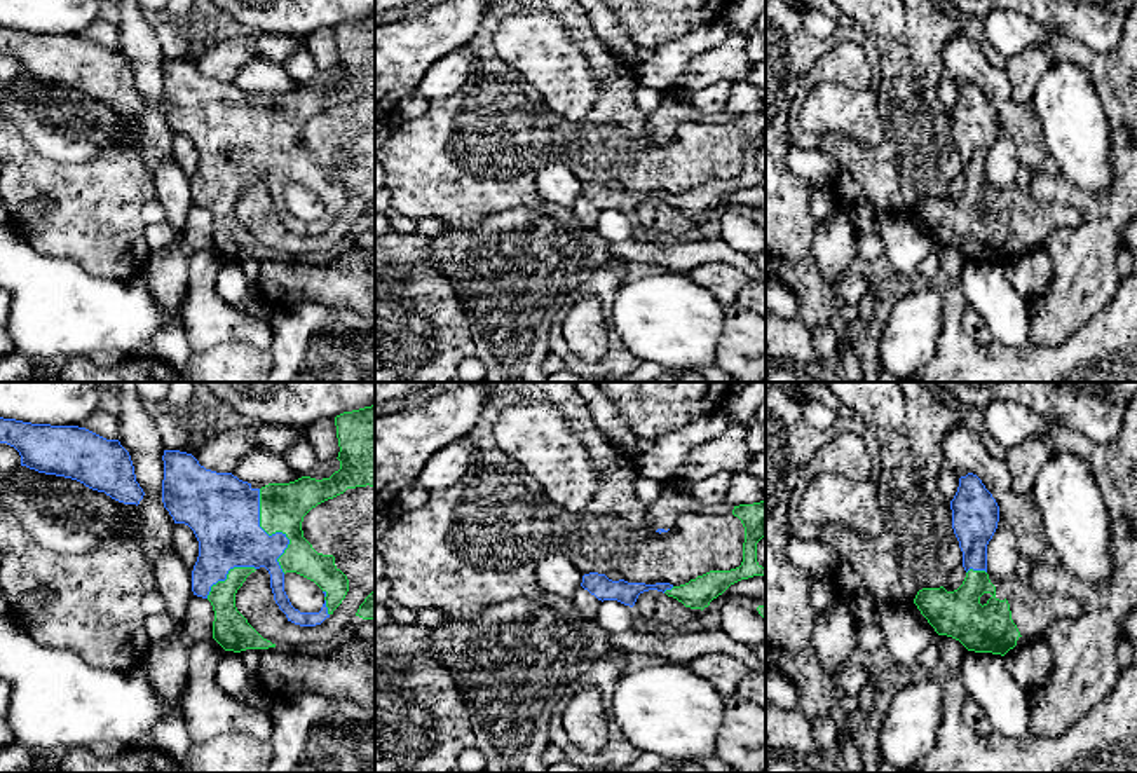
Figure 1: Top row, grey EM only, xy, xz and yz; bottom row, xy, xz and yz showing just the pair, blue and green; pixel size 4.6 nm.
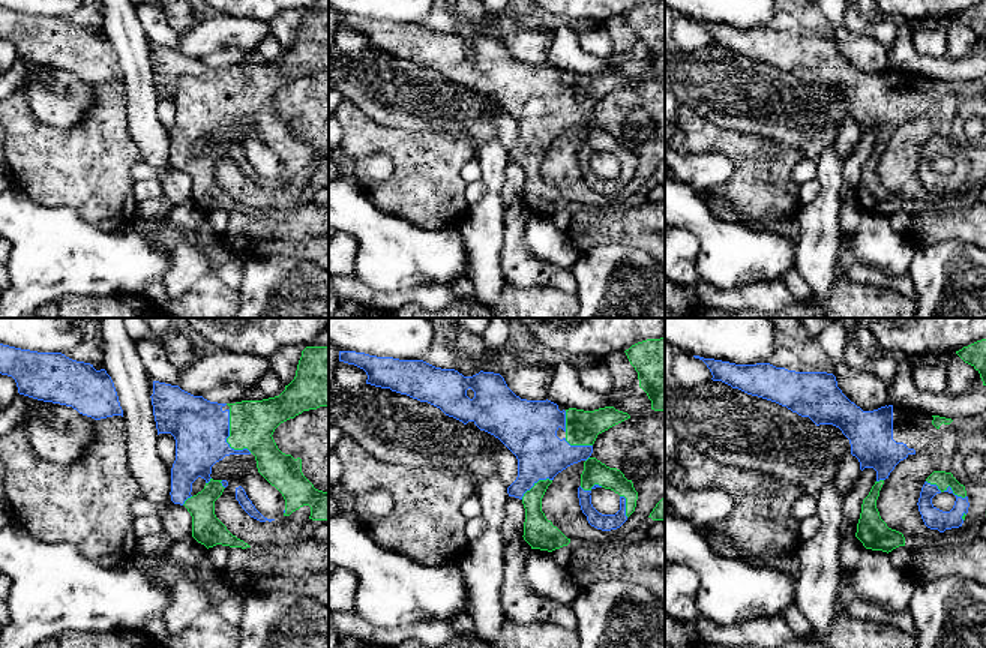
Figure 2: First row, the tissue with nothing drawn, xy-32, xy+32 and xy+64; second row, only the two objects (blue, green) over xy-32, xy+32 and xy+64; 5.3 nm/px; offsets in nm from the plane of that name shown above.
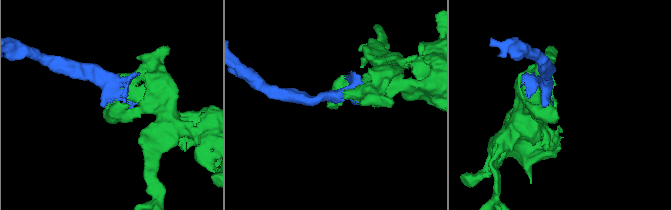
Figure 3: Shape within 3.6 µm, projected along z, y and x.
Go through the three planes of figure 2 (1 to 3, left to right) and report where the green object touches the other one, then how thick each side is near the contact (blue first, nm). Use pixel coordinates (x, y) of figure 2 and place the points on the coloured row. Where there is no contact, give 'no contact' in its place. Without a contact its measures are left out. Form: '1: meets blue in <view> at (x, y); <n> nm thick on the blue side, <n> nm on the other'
1: meets blue in xy-32 at (227, 437); 300 nm thick on the blue side, 240 nm on the other
2: meets blue in xy+32 at (535, 482); 280 nm thick on the blue side, 150 nm on the other
3: meets blue in xy+64 at (947, 488); 120 nm thick on the blue side, 90 nm on the other

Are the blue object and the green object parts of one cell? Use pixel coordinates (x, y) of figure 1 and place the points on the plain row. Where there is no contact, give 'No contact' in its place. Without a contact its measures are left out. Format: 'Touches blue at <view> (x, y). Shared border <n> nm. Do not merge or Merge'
Touches blue at xy (272, 143). Shared border 420 nm. Merge

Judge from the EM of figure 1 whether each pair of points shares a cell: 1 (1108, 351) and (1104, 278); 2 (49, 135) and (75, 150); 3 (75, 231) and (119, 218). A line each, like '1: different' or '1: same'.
1: different
2: same
3: same

